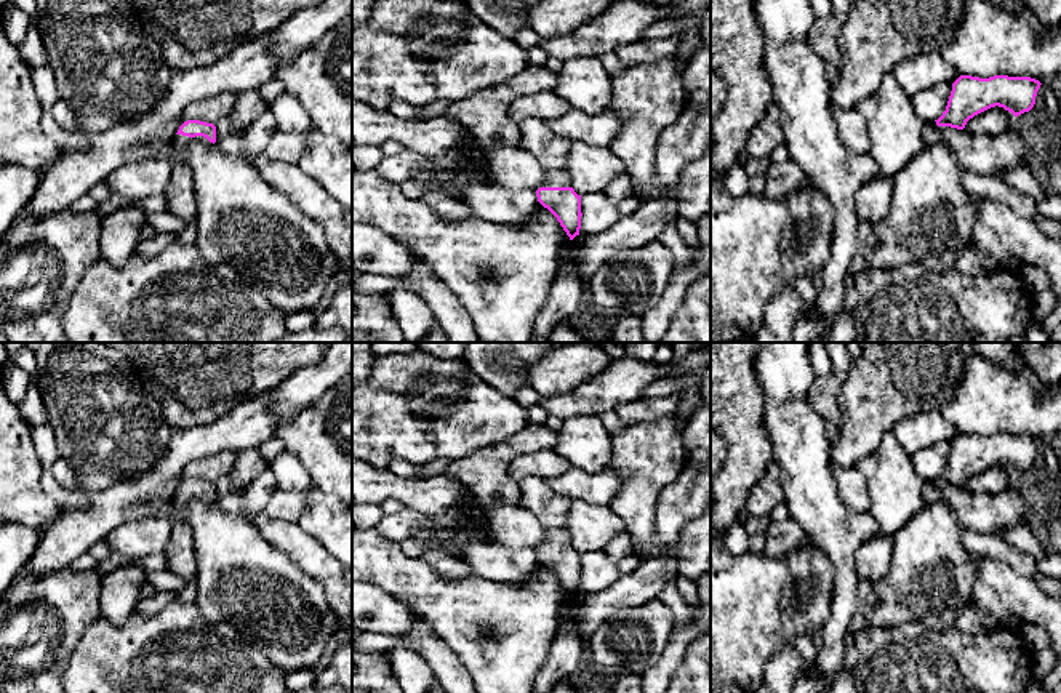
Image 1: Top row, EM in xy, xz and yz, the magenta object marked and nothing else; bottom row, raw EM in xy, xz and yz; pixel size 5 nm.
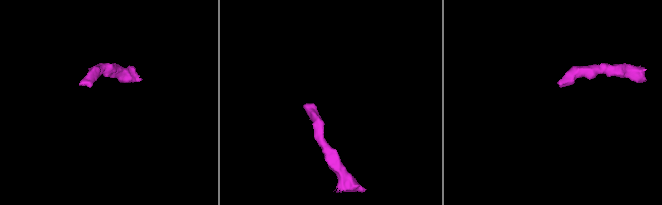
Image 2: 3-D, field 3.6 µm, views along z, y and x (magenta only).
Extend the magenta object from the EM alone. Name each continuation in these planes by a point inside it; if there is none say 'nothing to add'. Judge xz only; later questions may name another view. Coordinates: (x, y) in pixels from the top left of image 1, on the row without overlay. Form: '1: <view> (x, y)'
1: xz (548, 506)

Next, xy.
1: xy (180, 501)

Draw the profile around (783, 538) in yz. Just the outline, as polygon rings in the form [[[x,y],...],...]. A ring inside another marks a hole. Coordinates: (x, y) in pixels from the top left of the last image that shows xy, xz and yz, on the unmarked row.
[[[791,517],[781,522],[771,522],[765,533],[765,549],[768,557],[787,557],[803,543],[803,528]]]

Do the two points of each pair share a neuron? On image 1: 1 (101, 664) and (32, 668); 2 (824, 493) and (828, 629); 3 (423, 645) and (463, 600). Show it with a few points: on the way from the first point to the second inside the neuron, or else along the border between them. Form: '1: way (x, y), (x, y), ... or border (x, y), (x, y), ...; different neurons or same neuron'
1: border (85, 631), (61, 676); different neurons
2: way (832, 527), (839, 533), (844, 564), (844, 596); same neuron
3: border (412, 612), (420, 615), (460, 660); different neurons

